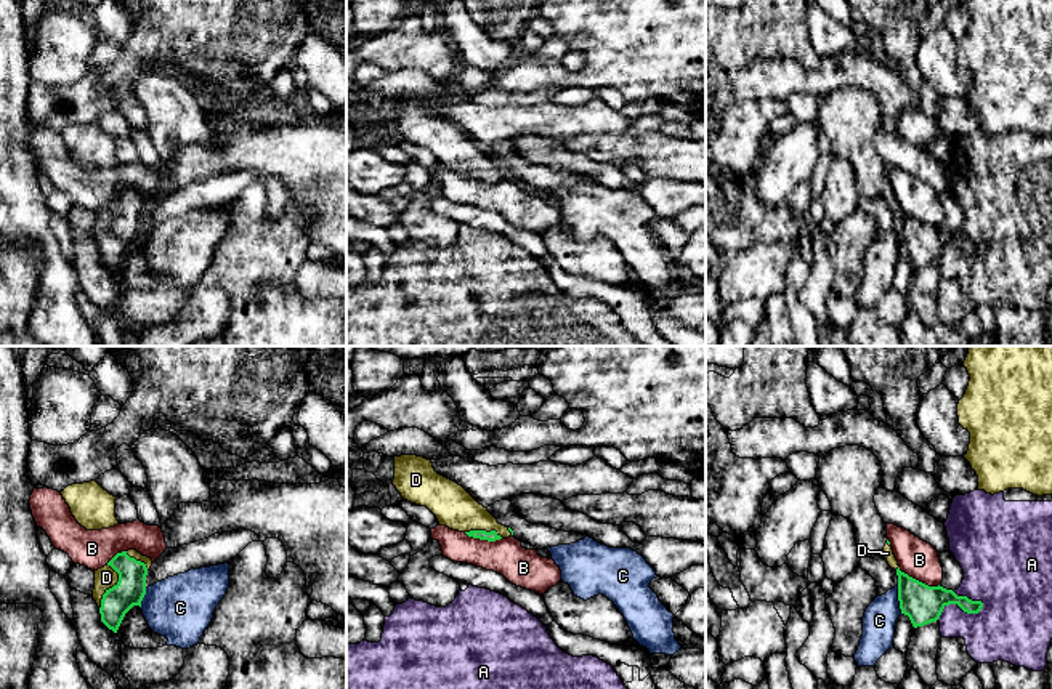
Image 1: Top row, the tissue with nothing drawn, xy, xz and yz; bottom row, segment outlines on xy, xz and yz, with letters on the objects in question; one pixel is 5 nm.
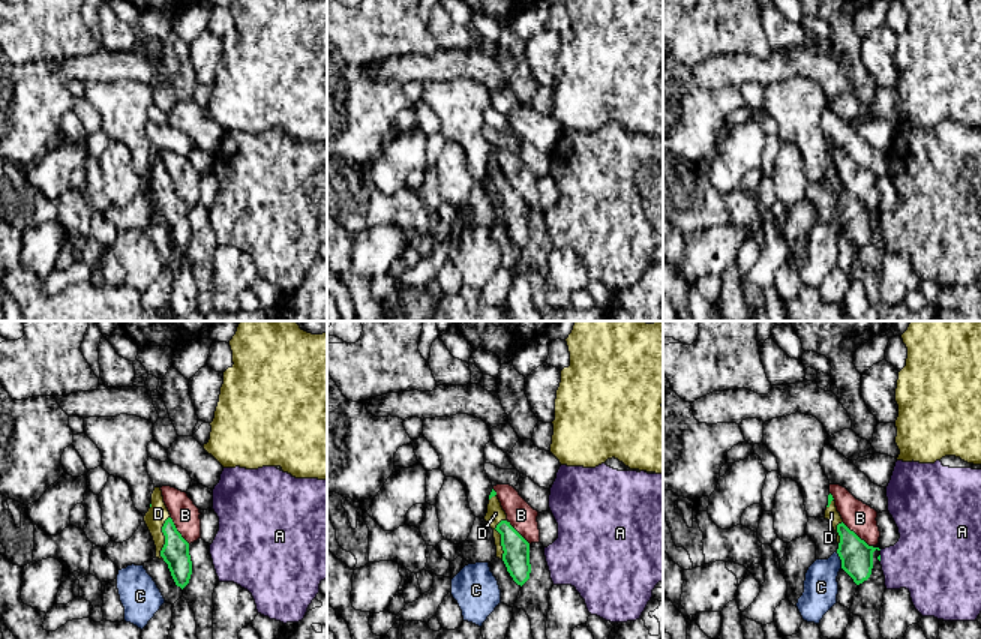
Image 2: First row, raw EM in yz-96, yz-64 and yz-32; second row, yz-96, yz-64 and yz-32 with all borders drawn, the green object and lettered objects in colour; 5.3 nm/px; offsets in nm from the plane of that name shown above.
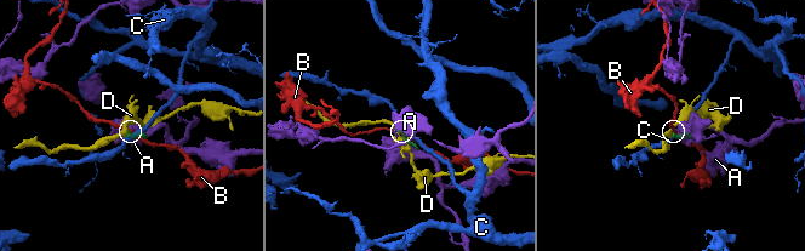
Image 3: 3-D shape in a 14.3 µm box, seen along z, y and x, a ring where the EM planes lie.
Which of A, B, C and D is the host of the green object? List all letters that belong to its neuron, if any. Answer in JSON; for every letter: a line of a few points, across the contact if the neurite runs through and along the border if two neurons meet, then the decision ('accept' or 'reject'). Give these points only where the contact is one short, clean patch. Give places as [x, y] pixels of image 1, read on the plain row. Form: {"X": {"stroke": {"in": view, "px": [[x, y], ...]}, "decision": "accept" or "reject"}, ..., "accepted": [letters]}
{"A": {"decision": "reject"}, "B": {"decision": "reject"}, "C": {"stroke": {"in": "yz", "px": [[897, 228], [902, 253]]}, "decision": "reject"}, "D": {"decision": "accept"}, "accepted": ["D"]}

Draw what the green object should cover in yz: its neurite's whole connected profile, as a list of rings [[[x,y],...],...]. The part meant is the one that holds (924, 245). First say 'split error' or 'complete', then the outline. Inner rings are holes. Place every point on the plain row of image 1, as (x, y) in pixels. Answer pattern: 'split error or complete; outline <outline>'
split error; outline [[[885,184],[882,197],[898,216],[898,242],[901,255],[908,256],[912,268],[924,268],[937,263],[943,250],[957,245],[967,255],[978,255],[983,248],[981,242],[972,242],[967,237],[957,237],[953,231],[943,228],[929,228],[900,212],[893,191]]]

